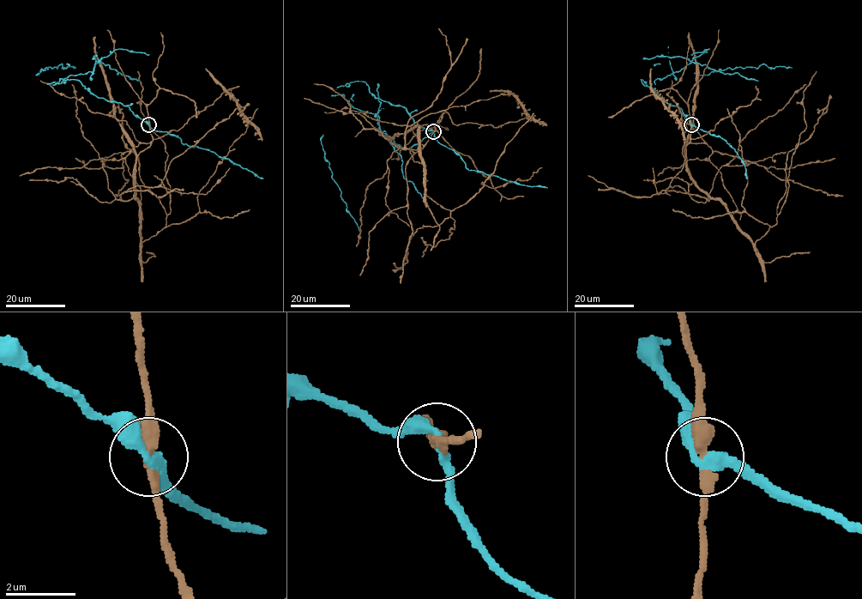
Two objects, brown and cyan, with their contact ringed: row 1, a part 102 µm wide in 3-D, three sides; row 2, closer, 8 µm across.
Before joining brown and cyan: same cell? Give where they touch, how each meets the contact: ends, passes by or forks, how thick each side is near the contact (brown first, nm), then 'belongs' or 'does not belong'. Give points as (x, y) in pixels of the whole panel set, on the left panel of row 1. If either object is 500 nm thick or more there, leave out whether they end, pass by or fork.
place (148, 124); brown passes by; cyan passes by; calibres 320 and 260 nm; does not belong

